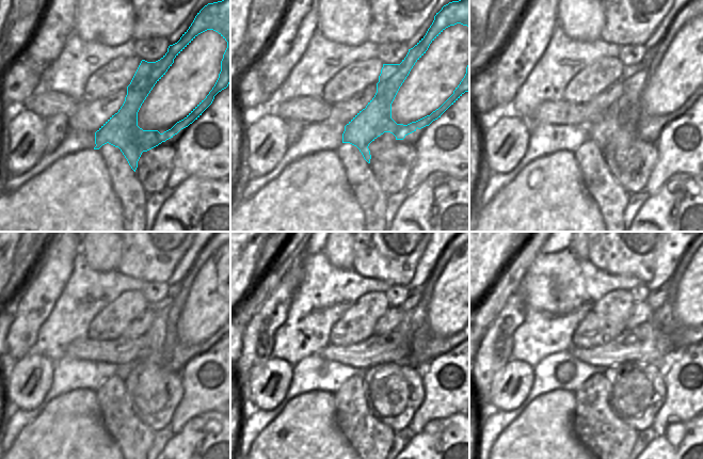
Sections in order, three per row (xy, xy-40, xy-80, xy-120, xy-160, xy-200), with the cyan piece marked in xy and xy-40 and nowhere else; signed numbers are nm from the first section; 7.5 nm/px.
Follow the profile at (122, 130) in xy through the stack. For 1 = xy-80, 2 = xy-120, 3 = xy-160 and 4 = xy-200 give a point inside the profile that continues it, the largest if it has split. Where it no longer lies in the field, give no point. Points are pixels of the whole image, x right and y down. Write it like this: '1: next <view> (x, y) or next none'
1: next xy-80 (626, 113)
2: next xy-120 (165, 348)
3: next xy-160 (425, 346)
4: next xy-200 (662, 300)

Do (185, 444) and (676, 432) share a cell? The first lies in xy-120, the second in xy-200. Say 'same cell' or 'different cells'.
same cell

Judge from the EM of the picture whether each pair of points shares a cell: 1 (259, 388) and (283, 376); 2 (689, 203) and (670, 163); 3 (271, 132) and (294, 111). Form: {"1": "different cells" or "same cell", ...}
{"1": "same cell", "2": "different cells", "3": "different cells"}

